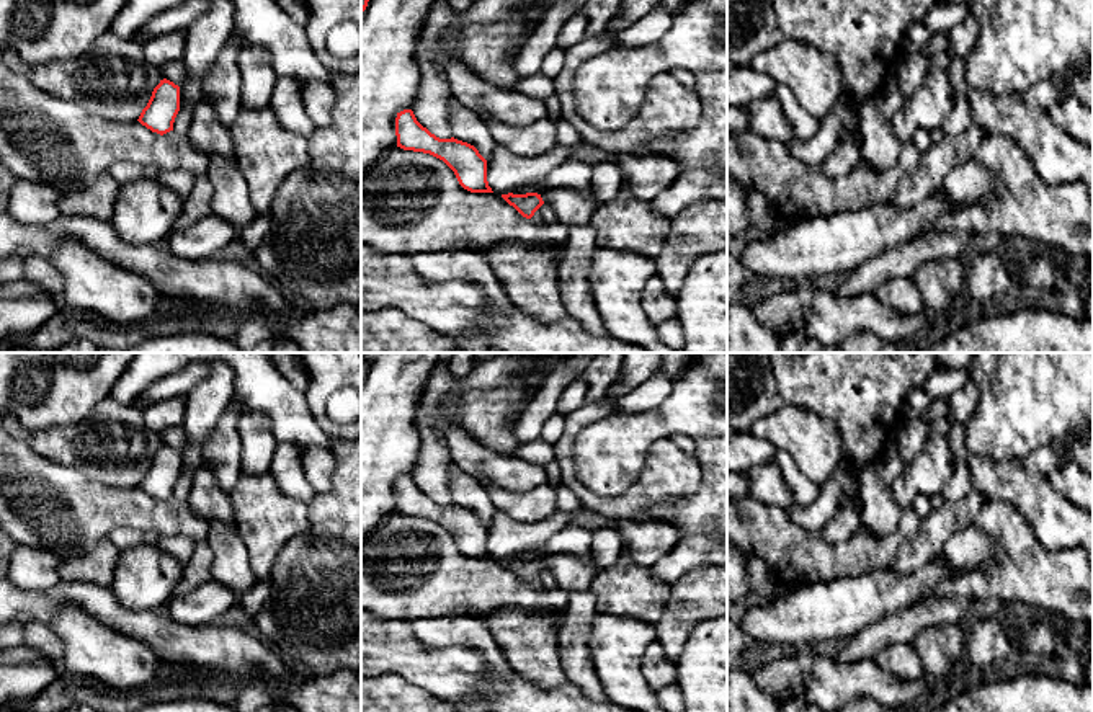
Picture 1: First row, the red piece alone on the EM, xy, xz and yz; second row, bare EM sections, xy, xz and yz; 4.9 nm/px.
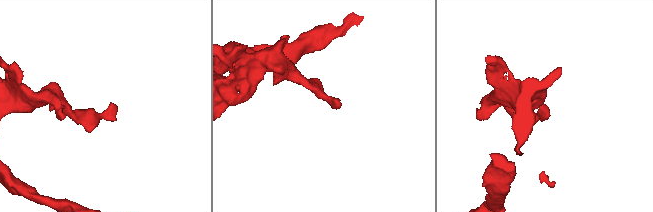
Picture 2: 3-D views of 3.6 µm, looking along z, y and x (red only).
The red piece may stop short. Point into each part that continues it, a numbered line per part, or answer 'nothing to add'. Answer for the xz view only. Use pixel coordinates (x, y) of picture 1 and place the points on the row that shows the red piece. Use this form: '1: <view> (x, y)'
1: xz (572, 208)

